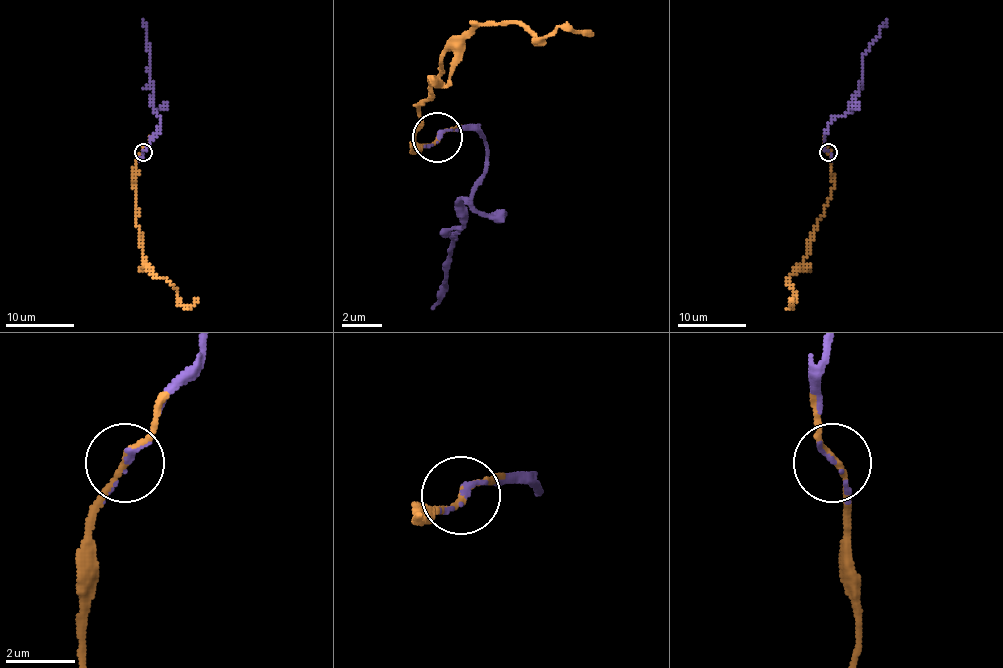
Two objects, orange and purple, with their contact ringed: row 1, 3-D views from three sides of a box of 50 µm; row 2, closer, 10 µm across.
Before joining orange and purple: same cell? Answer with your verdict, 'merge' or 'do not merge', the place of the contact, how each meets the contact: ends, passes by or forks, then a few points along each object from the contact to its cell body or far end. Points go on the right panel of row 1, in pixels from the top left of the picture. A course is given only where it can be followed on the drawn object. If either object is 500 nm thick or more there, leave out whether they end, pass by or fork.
merge; at (828, 152); orange passes by; purple ends there; orange runs (828, 151), (834, 189), (803, 263), (789, 277), (789, 286), (796, 296), (796, 303), (791, 308), (792, 299); purple runs (828, 151), (825, 148), (825, 134), (832, 120), (849, 108), (859, 89), (863, 53), (887, 20)

